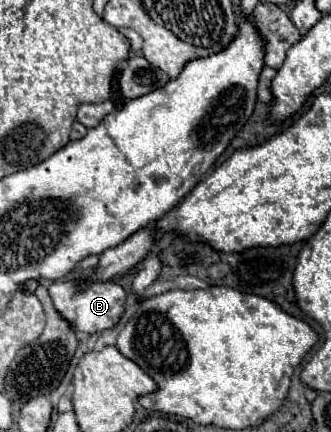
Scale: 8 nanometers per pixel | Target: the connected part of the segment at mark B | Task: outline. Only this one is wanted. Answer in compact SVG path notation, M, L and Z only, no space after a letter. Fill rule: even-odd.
M82 278L66 280L66 282L52 282L48 286L52 304L56 312L70 324L74 332L84 332L84 334L96 334L110 330L118 324L120 314L124 312L126 306L126 292L122 286L114 282L84 282Z

